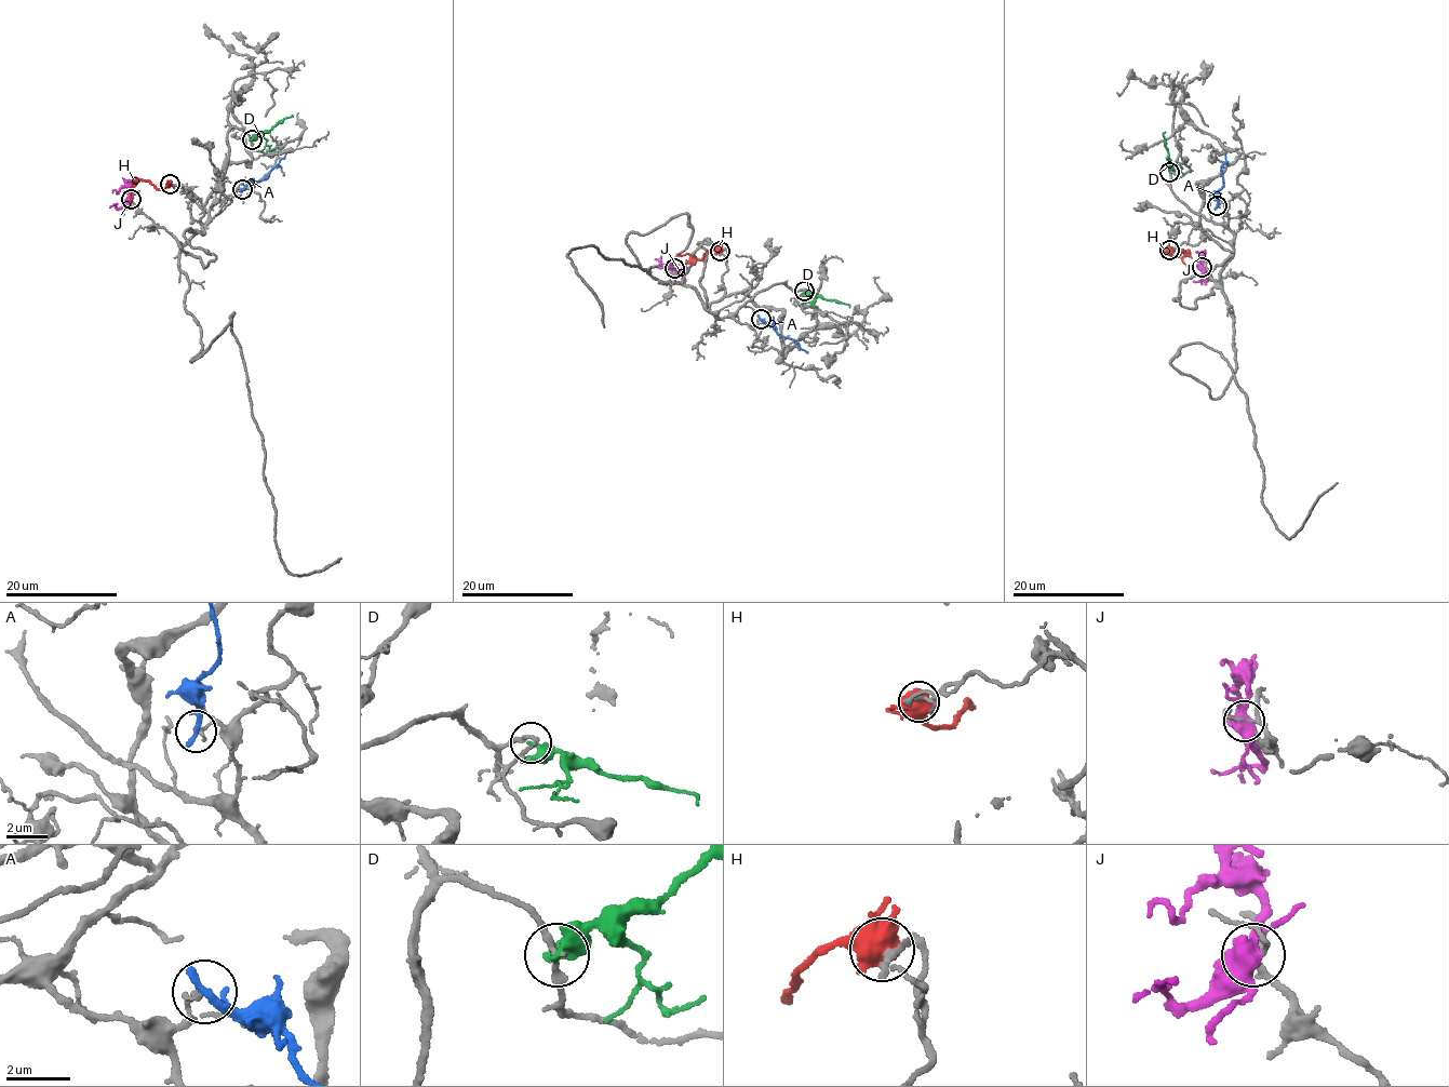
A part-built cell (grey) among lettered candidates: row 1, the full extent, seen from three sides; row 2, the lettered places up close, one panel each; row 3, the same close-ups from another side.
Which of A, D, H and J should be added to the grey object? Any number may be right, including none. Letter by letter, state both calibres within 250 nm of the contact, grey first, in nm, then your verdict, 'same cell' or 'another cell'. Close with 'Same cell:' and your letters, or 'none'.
A: 140/220 nm | another cell
D: 160/240 nm | another cell
H: 240/500 nm | same cell
J: 150/440 nm | another cell
Same cell: H

